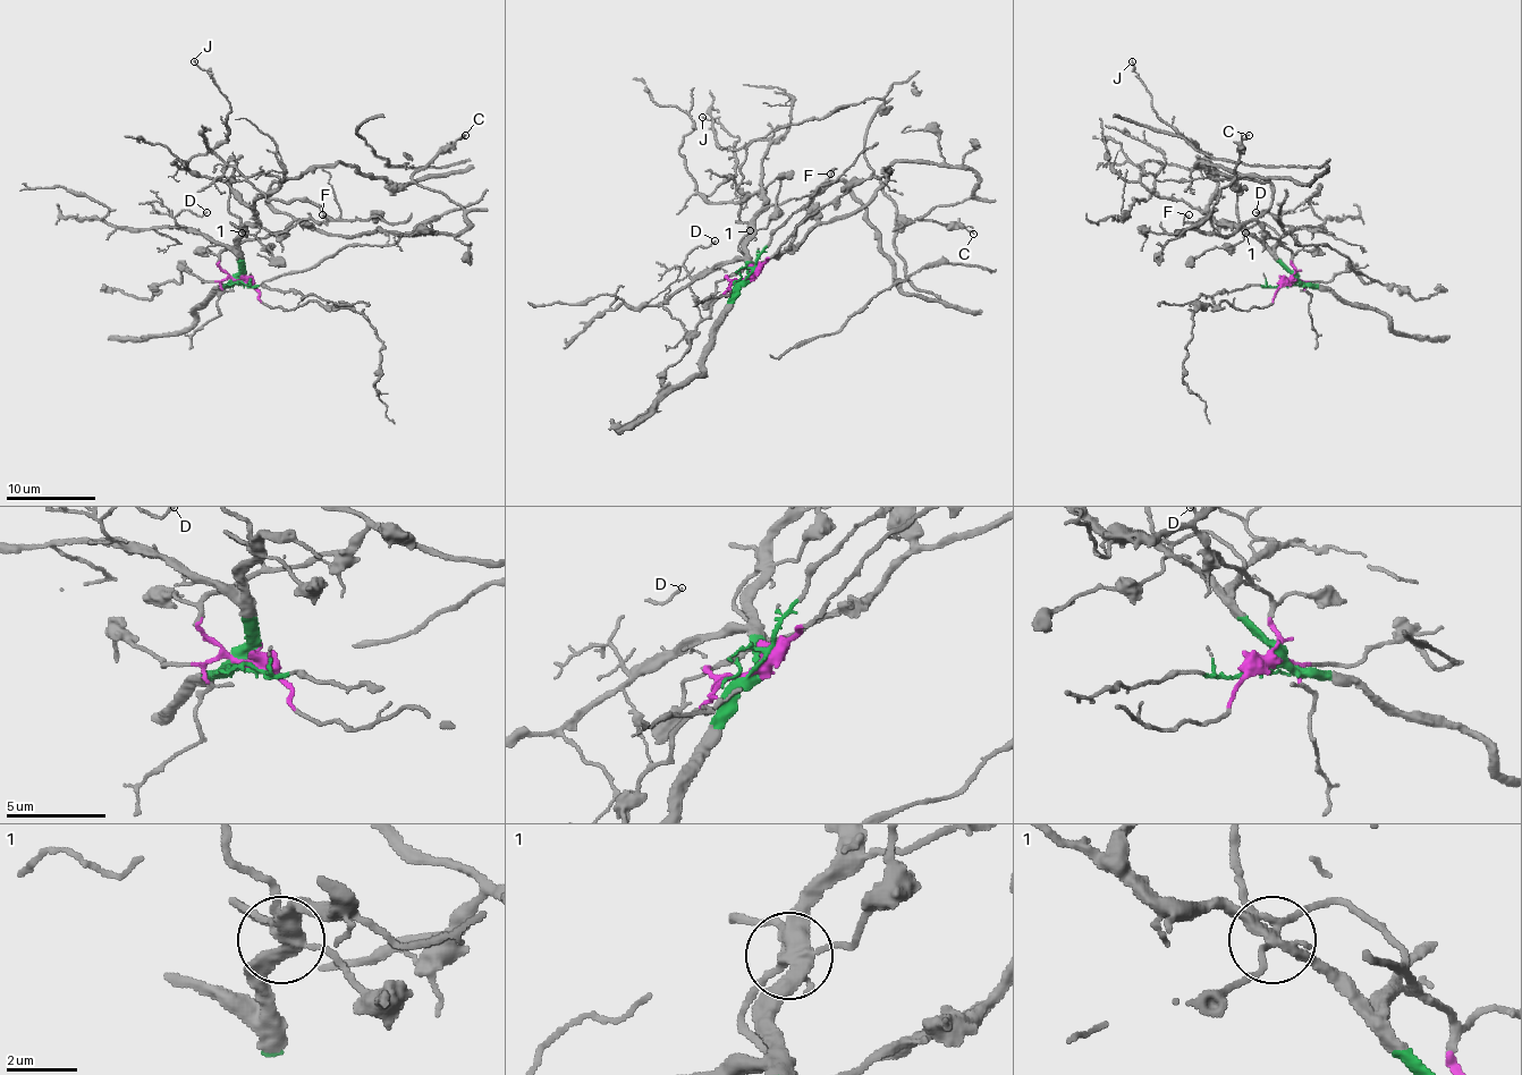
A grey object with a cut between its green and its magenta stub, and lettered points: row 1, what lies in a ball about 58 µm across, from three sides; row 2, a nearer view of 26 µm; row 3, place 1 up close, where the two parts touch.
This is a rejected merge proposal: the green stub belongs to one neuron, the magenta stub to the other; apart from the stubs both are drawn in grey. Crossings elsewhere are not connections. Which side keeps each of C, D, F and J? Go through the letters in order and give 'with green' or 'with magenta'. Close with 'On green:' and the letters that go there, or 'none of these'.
C: with magenta
D: with green
F: with green
J: with green
On green: D, F, J

